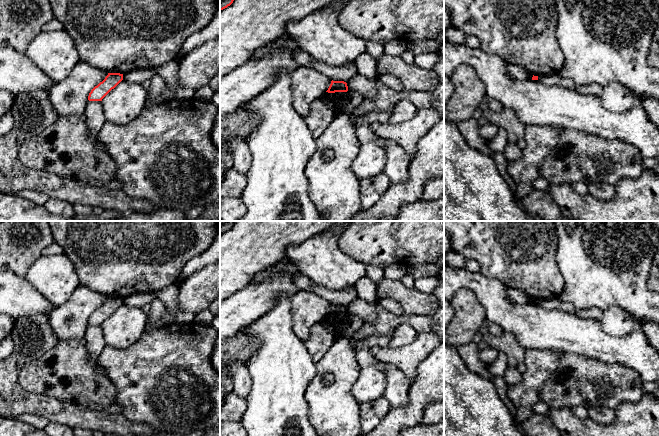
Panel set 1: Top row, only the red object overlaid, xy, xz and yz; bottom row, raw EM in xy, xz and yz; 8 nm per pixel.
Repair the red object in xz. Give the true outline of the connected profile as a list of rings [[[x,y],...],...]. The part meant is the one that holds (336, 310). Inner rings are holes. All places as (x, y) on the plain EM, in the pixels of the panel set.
[[[331,305],[331,308],[326,316],[335,317],[335,316],[347,316],[348,310],[344,305]]]

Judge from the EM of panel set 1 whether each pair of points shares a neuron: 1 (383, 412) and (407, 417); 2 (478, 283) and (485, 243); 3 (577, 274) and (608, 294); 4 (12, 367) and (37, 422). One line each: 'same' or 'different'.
1: same
2: different
3: same
4: different

